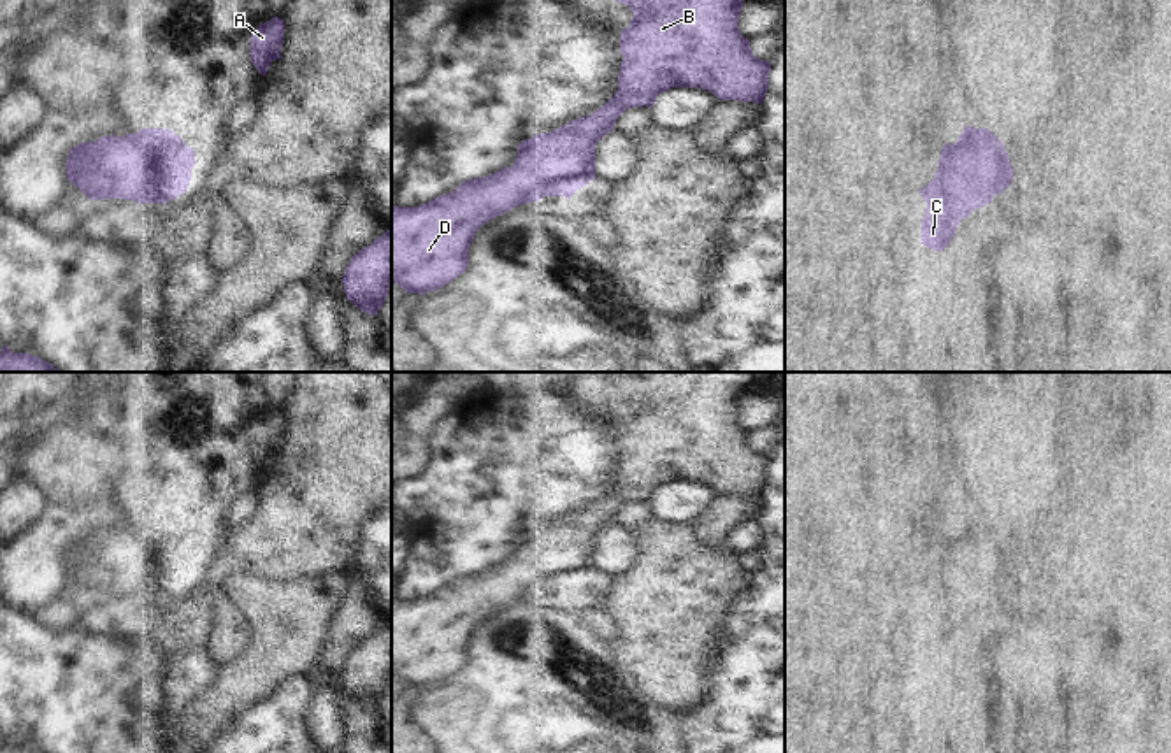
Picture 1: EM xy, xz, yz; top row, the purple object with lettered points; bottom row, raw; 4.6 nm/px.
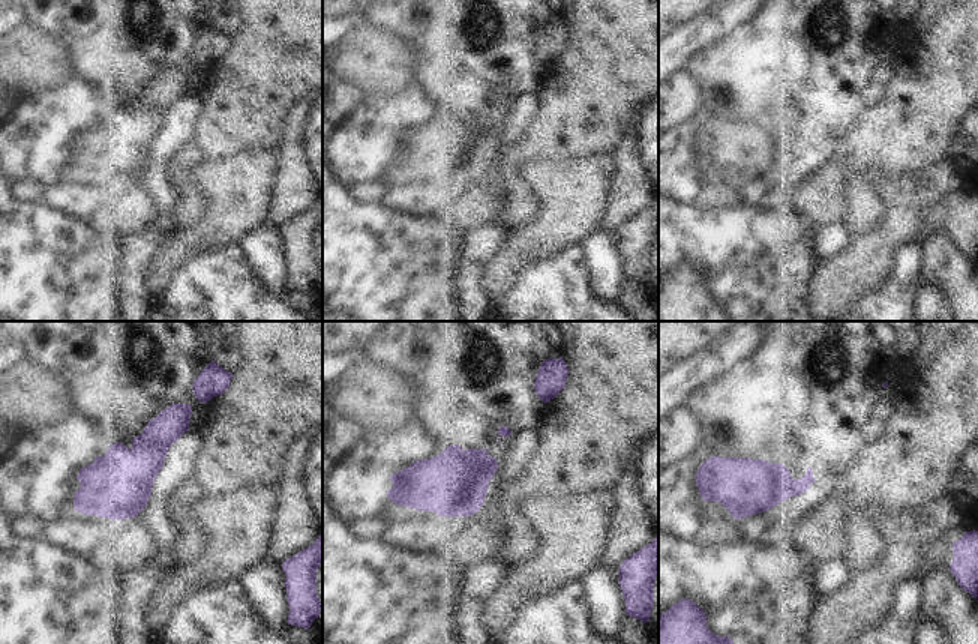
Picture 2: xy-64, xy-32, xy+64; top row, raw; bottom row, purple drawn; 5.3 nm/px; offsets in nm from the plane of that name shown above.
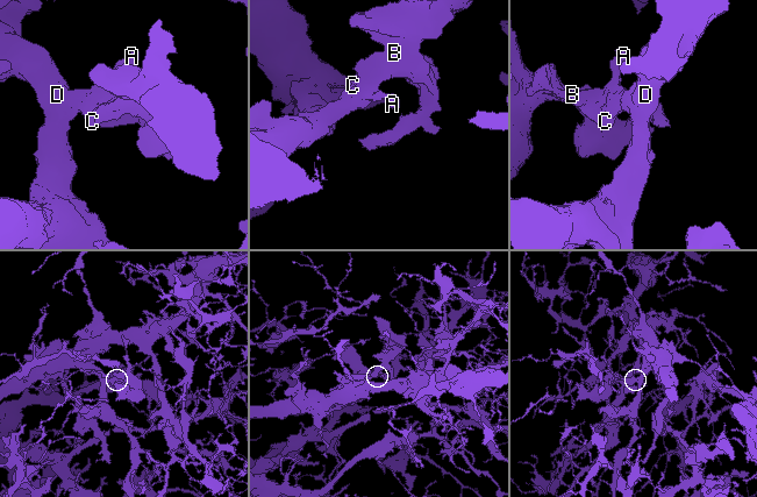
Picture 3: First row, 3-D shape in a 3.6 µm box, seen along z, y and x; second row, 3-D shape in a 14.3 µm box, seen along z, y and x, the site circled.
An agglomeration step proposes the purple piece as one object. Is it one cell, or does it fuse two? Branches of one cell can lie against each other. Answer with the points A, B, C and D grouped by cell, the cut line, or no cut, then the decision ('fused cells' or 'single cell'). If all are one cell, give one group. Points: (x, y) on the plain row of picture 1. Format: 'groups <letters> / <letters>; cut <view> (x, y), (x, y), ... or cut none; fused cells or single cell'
groups A B C D; cut none; single cell

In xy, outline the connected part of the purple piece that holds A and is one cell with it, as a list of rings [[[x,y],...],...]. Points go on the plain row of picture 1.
[[[276,409],[251,427],[251,455],[262,469],[265,469],[274,453],[281,451],[284,423],[284,412]]]

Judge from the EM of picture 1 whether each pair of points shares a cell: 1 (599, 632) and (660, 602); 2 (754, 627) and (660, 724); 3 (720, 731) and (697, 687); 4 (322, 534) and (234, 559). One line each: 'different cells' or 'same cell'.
1: different cells
2: different cells
3: different cells
4: same cell

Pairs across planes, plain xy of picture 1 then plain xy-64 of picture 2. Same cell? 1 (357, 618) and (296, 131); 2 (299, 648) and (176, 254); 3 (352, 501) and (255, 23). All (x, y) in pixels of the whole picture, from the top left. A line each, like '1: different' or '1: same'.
1: same
2: same
3: same

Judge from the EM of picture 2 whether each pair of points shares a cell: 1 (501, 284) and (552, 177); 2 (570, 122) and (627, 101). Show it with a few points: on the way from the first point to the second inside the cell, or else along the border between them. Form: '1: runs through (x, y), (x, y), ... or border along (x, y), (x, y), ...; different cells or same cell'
1: runs through (519, 257), (552, 224), (552, 204); same cell
2: runs through (584, 117), (614, 102); same cell

